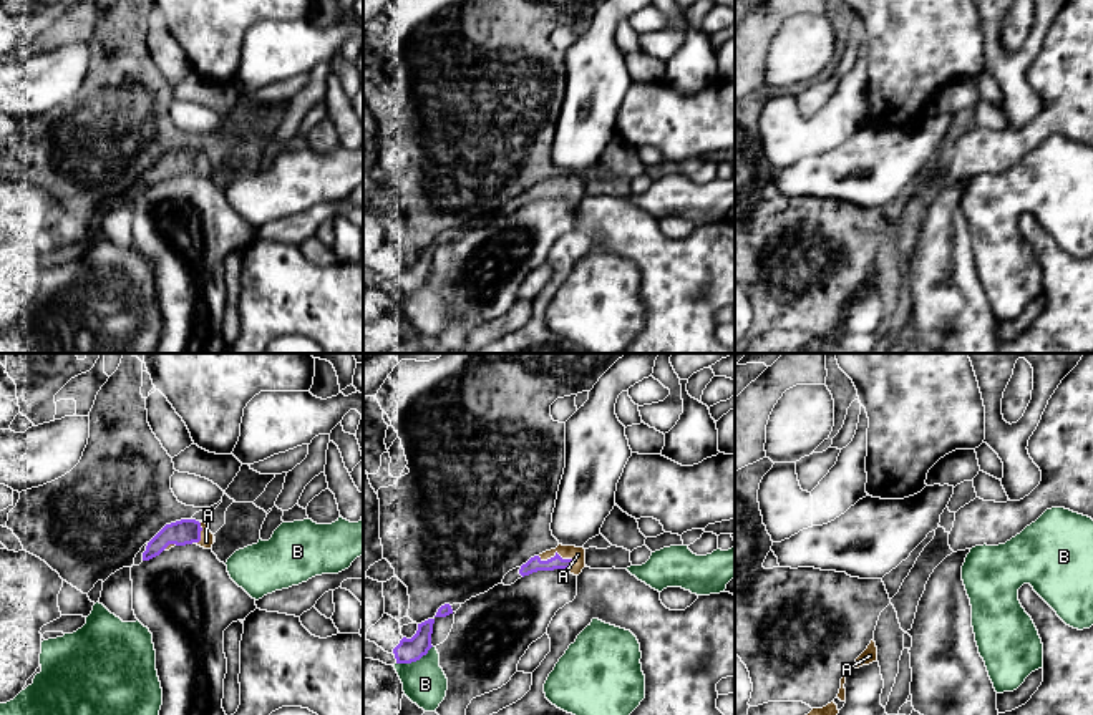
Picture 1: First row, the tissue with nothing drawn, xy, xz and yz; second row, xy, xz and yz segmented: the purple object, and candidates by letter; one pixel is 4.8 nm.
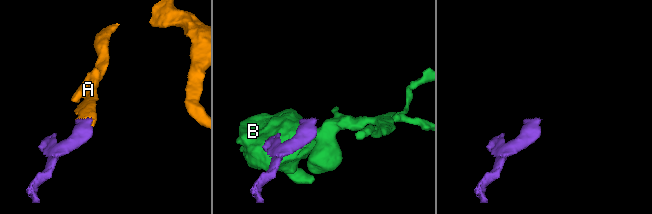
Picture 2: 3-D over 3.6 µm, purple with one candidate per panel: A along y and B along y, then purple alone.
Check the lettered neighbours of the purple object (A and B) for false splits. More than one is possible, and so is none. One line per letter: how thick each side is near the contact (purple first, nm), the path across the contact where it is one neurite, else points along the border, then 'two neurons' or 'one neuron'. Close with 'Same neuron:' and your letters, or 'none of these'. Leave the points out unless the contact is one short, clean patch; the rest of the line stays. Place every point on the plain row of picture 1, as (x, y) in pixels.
A: 70 nm thick on the purple side, 80 nm on the other; runs through xz (534, 193), (549, 189), (556, 183), (578, 183); one neuron
B: 120 nm thick on the purple side, 220 nm on the other; two neurons
Same neuron: A

